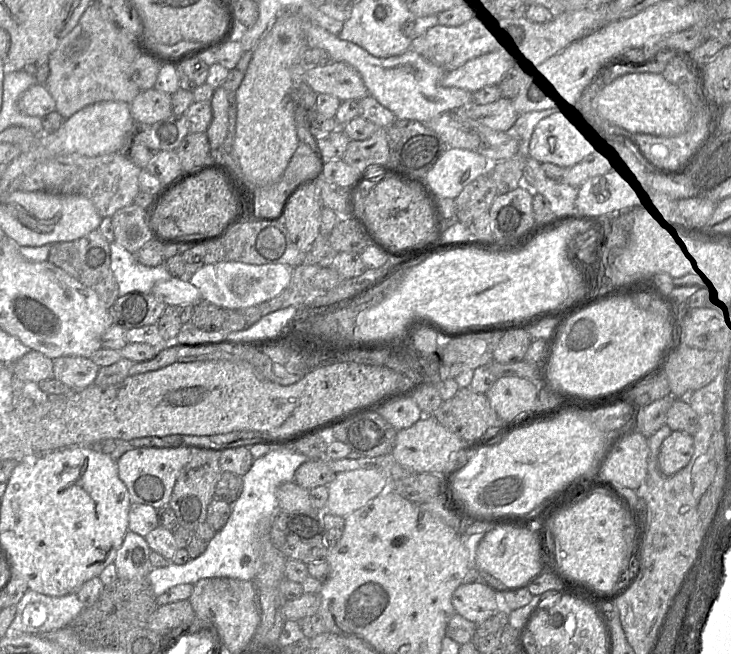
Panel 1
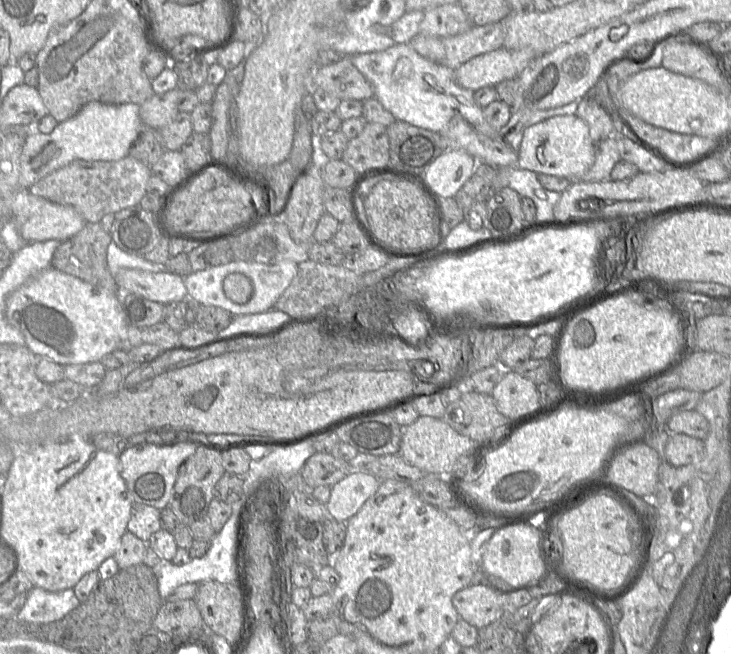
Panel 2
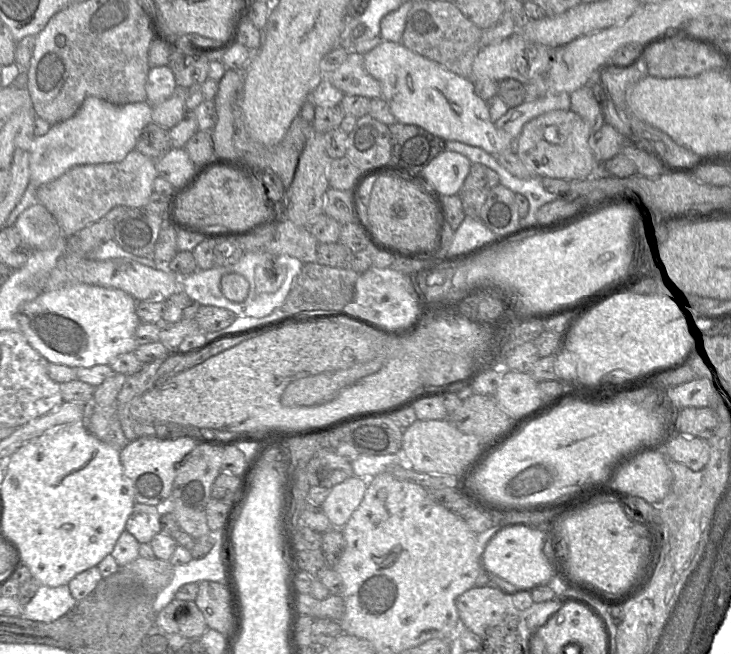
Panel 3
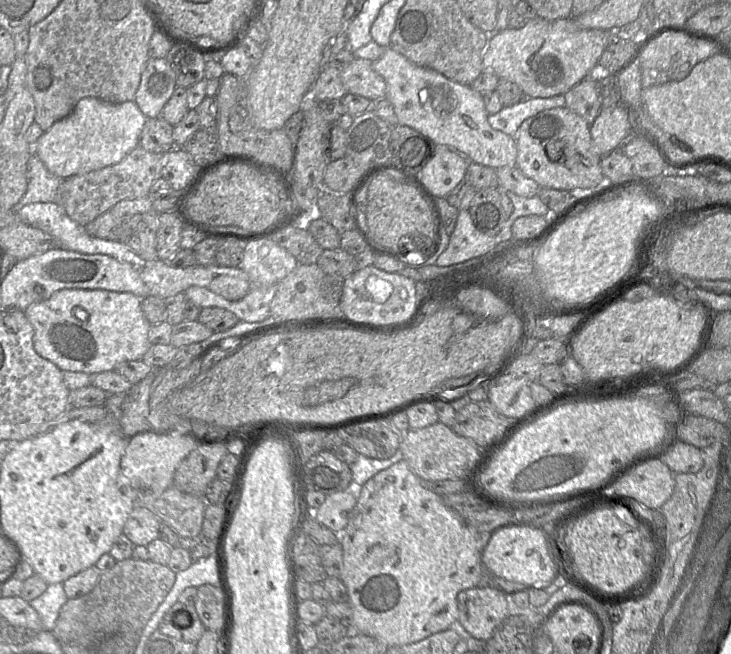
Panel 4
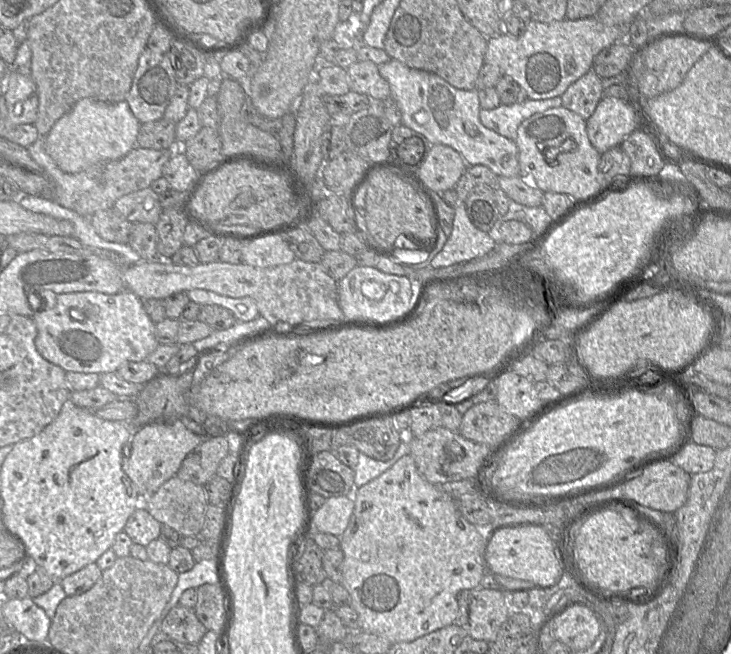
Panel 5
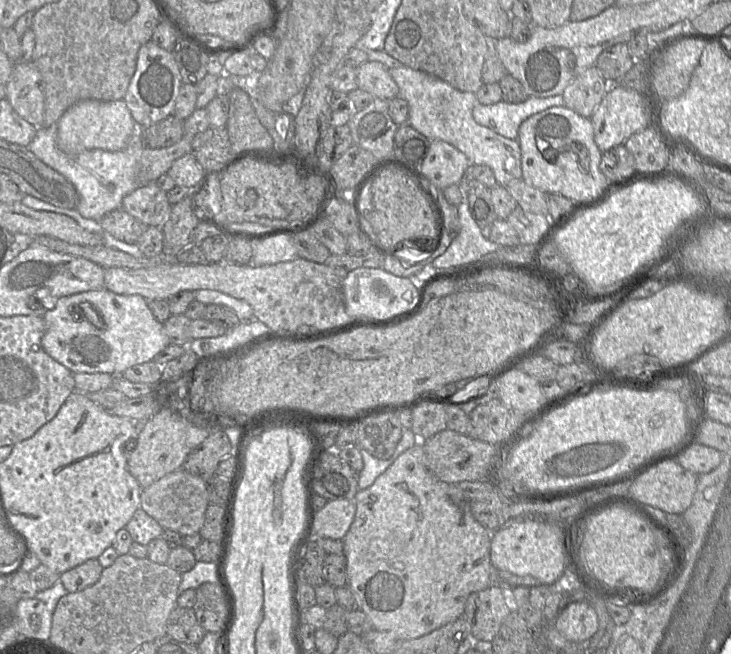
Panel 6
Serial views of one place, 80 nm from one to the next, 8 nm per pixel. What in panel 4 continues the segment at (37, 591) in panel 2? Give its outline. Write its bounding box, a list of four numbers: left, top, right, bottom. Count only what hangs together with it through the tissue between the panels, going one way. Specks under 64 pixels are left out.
[29,583,67,631]

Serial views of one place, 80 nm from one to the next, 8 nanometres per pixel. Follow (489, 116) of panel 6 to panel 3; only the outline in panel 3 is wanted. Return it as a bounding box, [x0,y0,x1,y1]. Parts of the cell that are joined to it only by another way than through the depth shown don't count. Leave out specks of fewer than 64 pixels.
[495,92,570,140]

